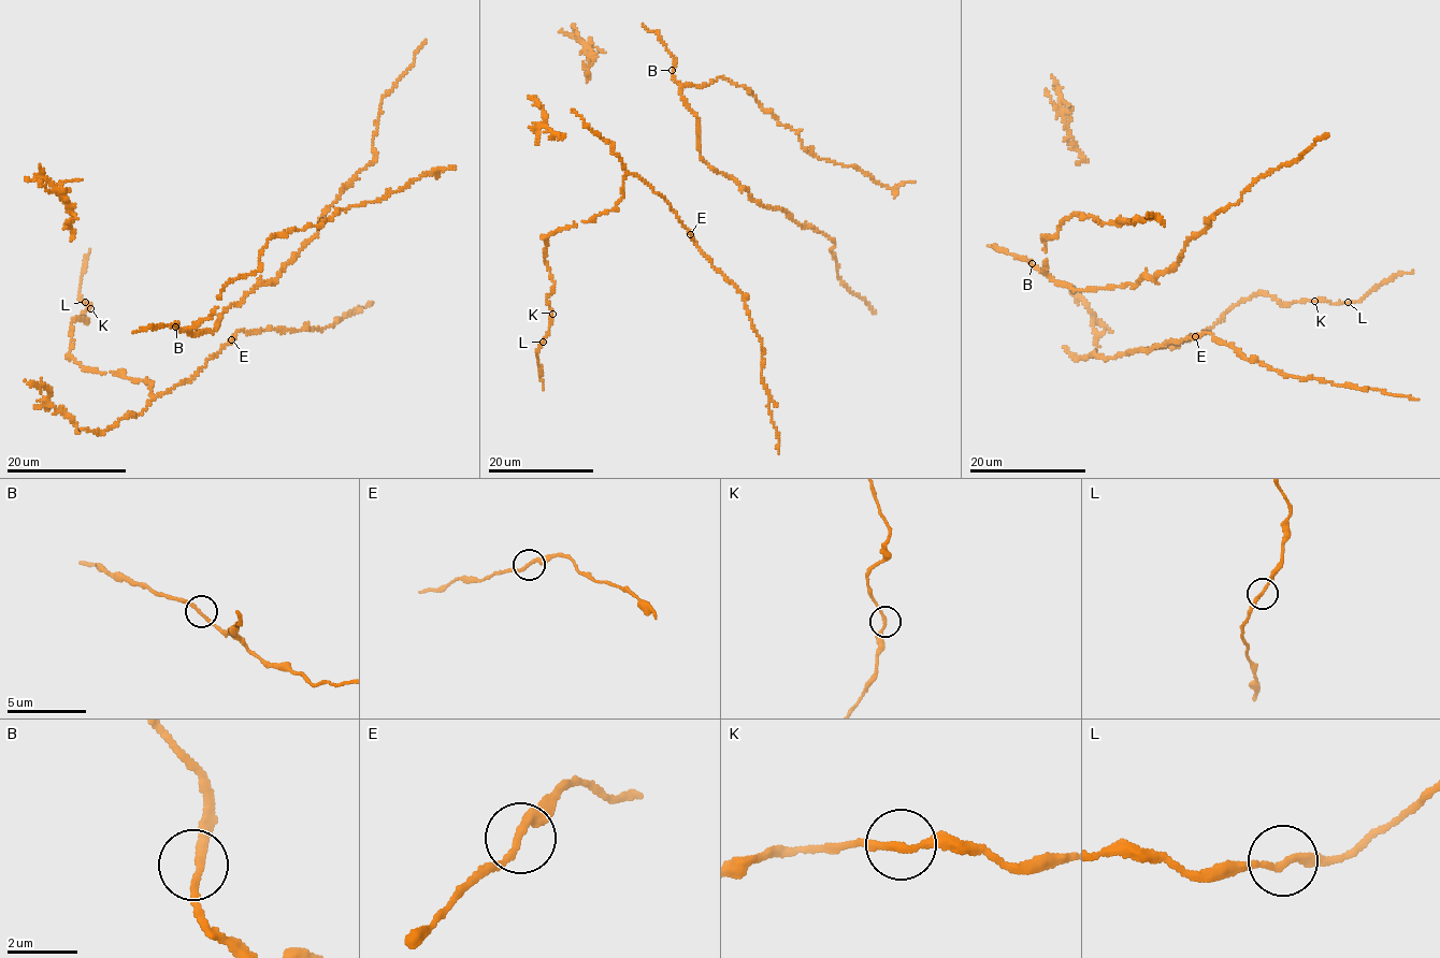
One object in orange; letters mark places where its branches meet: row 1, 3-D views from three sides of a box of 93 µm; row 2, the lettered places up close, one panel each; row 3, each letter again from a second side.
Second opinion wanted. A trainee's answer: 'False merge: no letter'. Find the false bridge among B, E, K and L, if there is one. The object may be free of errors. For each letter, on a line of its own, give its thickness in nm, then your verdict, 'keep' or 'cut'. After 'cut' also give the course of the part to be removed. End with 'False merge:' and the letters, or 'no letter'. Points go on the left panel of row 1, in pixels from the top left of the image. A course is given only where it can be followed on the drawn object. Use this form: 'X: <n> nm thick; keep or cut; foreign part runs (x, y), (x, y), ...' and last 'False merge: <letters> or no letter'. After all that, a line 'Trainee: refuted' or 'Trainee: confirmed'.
B: 220 nm thick; keep
E: 200 nm thick; keep
K: 200 nm thick; keep
L: 200 nm thick; keep
False merge: no letter
Trainee: confirmed

